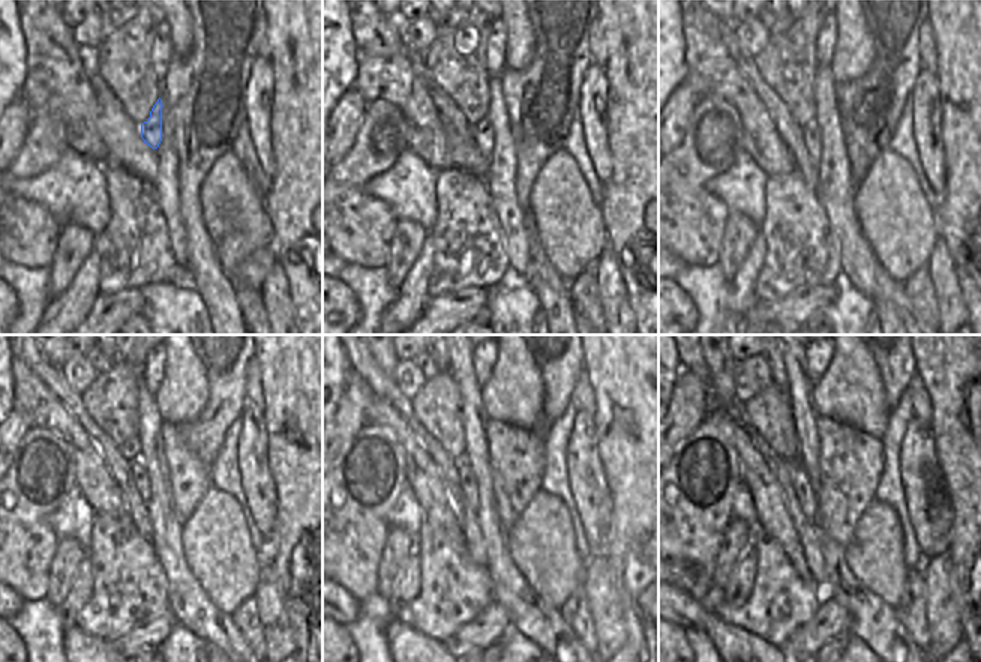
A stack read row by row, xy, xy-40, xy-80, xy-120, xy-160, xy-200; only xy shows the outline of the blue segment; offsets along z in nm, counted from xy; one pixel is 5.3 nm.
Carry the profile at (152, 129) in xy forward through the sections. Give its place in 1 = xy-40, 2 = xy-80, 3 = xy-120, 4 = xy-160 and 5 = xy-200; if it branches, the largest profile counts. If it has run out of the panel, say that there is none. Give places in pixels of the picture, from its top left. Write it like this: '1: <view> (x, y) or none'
1: xy-40 (483, 134)
2: xy-80 (812, 138)
3: xy-120 (140, 478)
4: xy-160 (467, 481)
5: xy-200 (804, 493)

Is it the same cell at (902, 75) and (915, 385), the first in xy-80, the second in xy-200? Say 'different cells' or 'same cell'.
different cells

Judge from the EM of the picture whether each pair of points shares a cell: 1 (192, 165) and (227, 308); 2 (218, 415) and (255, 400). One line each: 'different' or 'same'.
1: same
2: different

